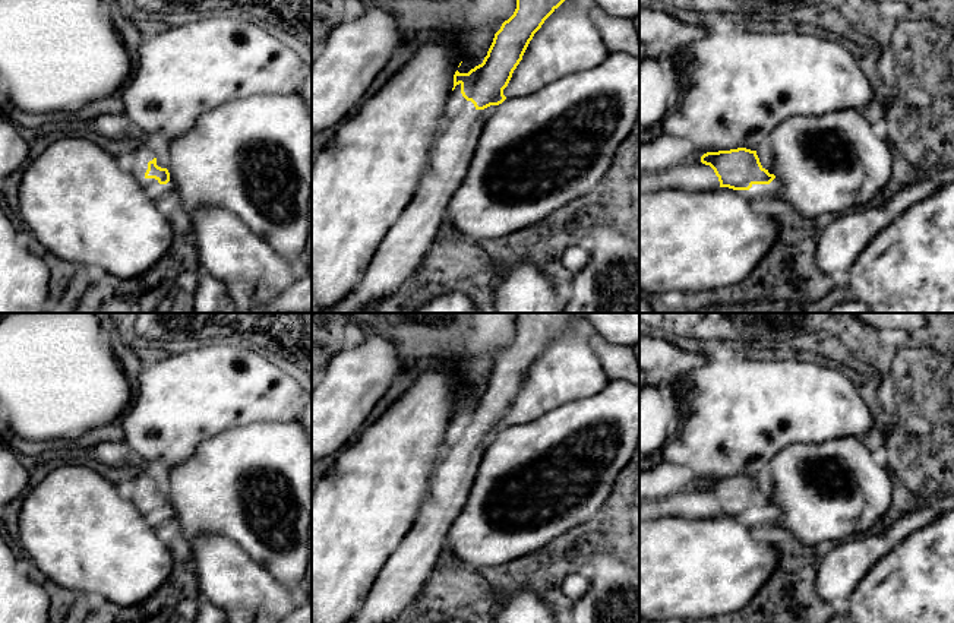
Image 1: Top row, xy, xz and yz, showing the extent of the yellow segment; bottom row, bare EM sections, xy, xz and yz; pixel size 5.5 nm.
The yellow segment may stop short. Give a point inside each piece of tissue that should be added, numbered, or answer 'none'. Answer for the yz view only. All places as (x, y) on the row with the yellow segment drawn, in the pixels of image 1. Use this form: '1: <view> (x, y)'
1: yz (764, 152)

